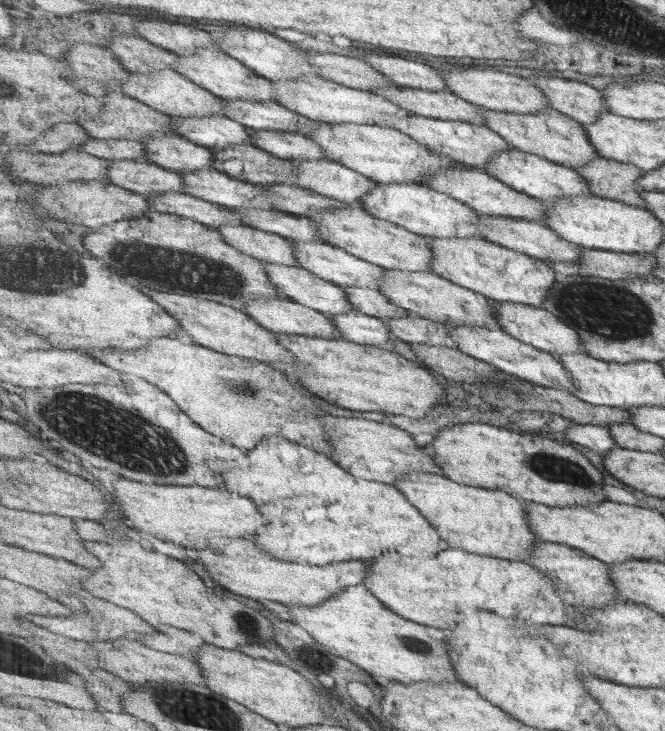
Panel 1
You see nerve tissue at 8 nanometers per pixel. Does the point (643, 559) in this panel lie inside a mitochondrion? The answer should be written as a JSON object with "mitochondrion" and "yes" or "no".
{"mitochondrion":"no"}

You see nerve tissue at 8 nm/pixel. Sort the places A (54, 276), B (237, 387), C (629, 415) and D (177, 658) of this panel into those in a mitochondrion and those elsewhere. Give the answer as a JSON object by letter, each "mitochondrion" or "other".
{"A":"mitochondrion","B":"mitochondrion","C":"other","D":"other"}

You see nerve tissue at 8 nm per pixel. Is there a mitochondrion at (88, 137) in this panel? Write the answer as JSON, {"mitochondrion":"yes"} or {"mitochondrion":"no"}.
{"mitochondrion":"no"}

